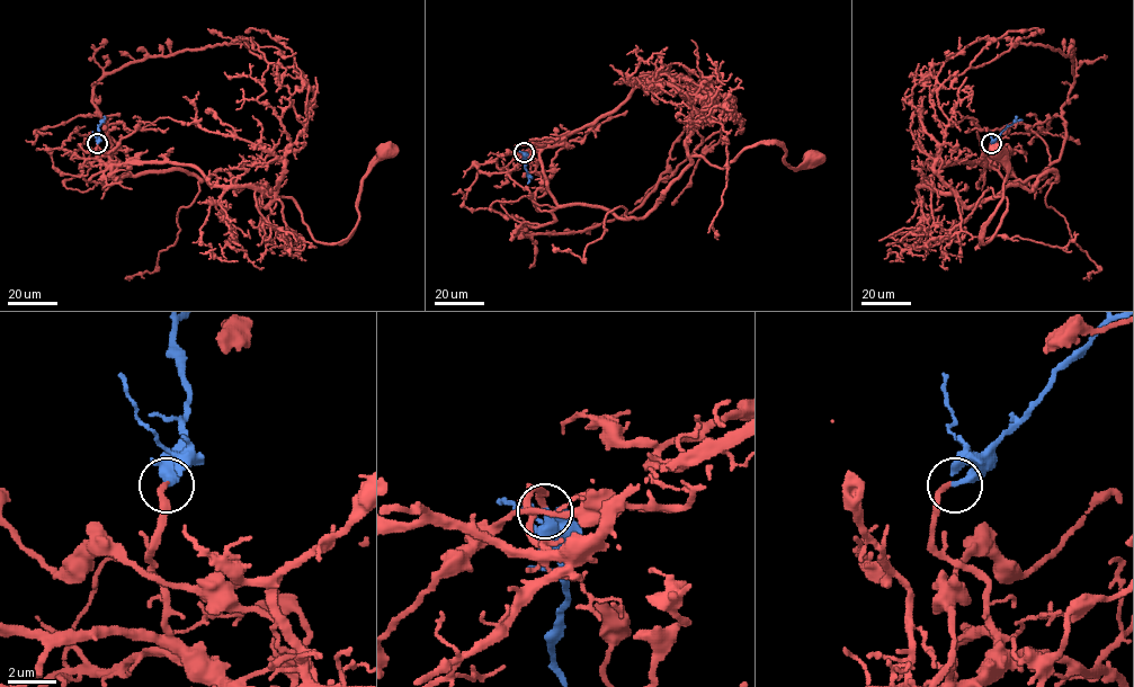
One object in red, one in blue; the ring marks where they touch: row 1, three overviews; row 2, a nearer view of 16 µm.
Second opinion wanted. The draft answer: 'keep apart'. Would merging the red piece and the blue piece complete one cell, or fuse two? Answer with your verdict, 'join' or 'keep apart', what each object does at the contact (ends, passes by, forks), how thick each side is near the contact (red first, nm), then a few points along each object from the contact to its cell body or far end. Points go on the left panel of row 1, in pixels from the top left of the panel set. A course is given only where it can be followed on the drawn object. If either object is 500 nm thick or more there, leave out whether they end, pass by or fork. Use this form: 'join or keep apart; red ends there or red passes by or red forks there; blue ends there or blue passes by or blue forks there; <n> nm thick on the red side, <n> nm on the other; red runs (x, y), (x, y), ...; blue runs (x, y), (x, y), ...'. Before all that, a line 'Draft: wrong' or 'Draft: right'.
Draft: wrong
join; red ends there; blue ends there; 240 nm thick on the red side, 360 nm on the other; red runs (97, 143), (116, 181), (224, 170), (237, 190), (289, 196), (323, 243), (346, 241), (360, 183), (389, 151); blue runs (97, 143), (100, 119)

